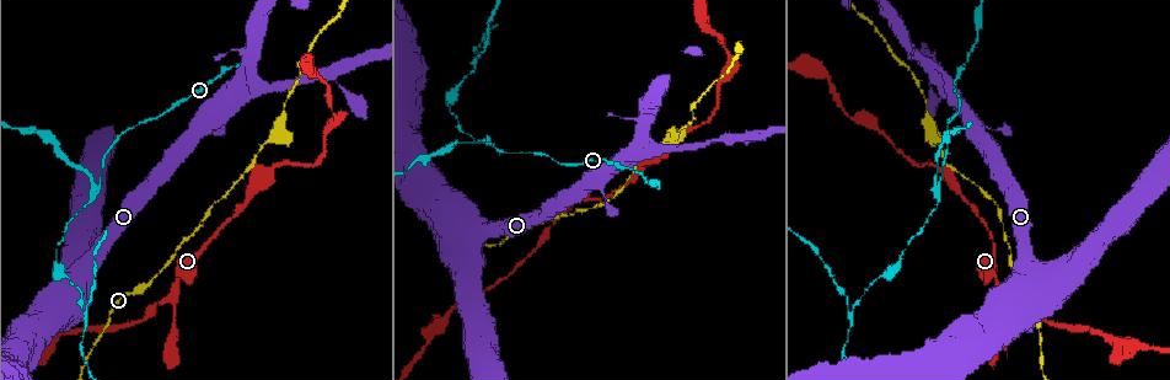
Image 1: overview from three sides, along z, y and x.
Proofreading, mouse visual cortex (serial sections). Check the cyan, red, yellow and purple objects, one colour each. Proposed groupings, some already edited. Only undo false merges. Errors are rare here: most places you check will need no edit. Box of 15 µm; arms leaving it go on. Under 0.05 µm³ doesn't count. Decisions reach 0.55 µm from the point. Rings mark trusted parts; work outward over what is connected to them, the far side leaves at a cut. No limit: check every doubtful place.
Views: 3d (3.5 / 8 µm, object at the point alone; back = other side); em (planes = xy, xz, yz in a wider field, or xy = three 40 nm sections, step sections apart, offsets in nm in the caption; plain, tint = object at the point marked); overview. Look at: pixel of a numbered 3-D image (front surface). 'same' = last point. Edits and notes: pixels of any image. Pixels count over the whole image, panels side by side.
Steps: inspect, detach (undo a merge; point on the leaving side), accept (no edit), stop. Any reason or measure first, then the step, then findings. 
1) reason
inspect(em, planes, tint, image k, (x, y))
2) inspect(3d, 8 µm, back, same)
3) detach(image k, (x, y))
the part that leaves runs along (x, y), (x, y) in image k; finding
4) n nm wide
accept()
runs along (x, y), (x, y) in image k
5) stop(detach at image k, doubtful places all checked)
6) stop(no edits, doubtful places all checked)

two arms in line, one across
inspect(3d, 3.5 µm, image 1, (492, 143))

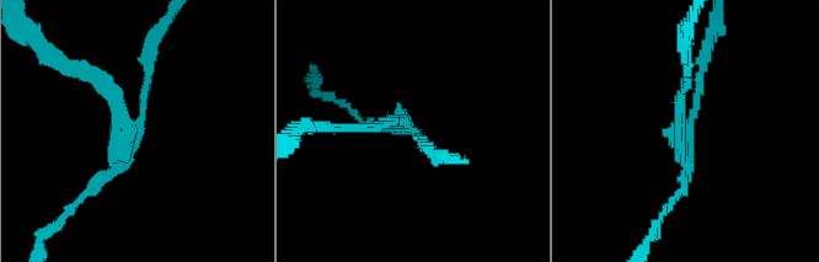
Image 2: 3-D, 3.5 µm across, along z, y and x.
3 arms; arms of 150, 150, 150 nm
inspect(em, xy, step 1, tint, image 2, (408, 126))

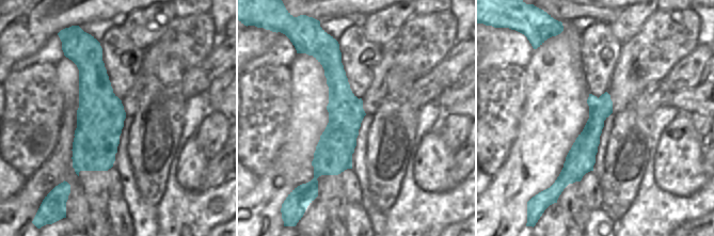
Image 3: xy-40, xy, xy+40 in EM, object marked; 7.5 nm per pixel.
detach(image 2, (110, 87))
two cells meet here

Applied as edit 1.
two arms at a narrow angle
inspect(3d, 3.5 µm, image 1, (706, 142))

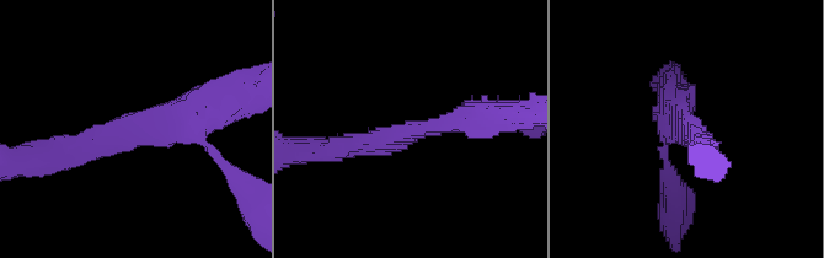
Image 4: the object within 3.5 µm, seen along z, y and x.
shape alone is not enough
inspect(em, xy, step 3, tint, image 4, (415, 129))

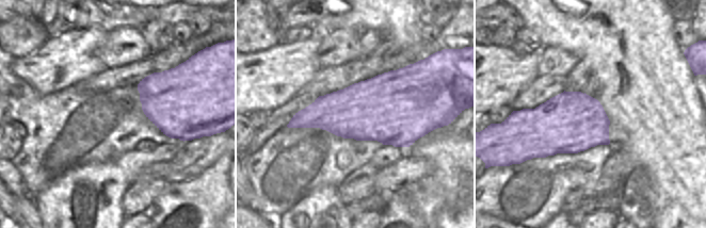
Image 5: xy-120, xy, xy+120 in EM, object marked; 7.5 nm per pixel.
accept()
runs along (63, 151), (214, 102) in image 4; continuous, no second cell

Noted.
narrows sharply
inspect(em, planes, tint, image 1, (853, 311))

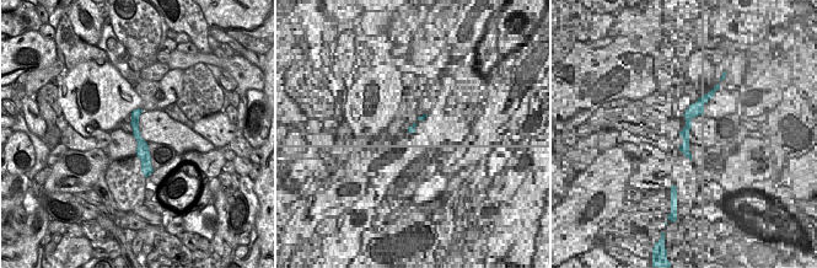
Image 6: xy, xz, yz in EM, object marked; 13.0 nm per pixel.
wider look
inspect(3d, 3.5 µm, same)

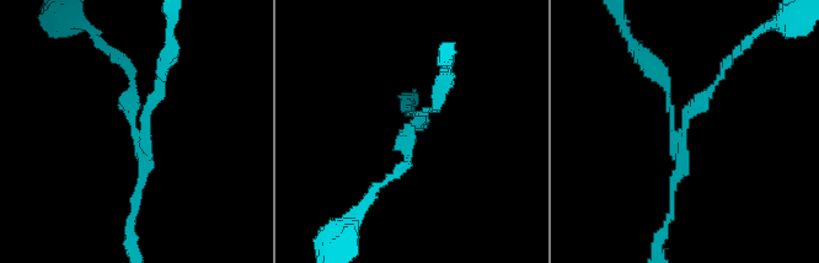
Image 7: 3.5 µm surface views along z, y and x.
arms of 100, 100, 100 nm
detach(image 7, (160, 95))
a second cell is stuck on

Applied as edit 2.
stop(detach at image 2, detach at image 7, doubtful places all checked)

